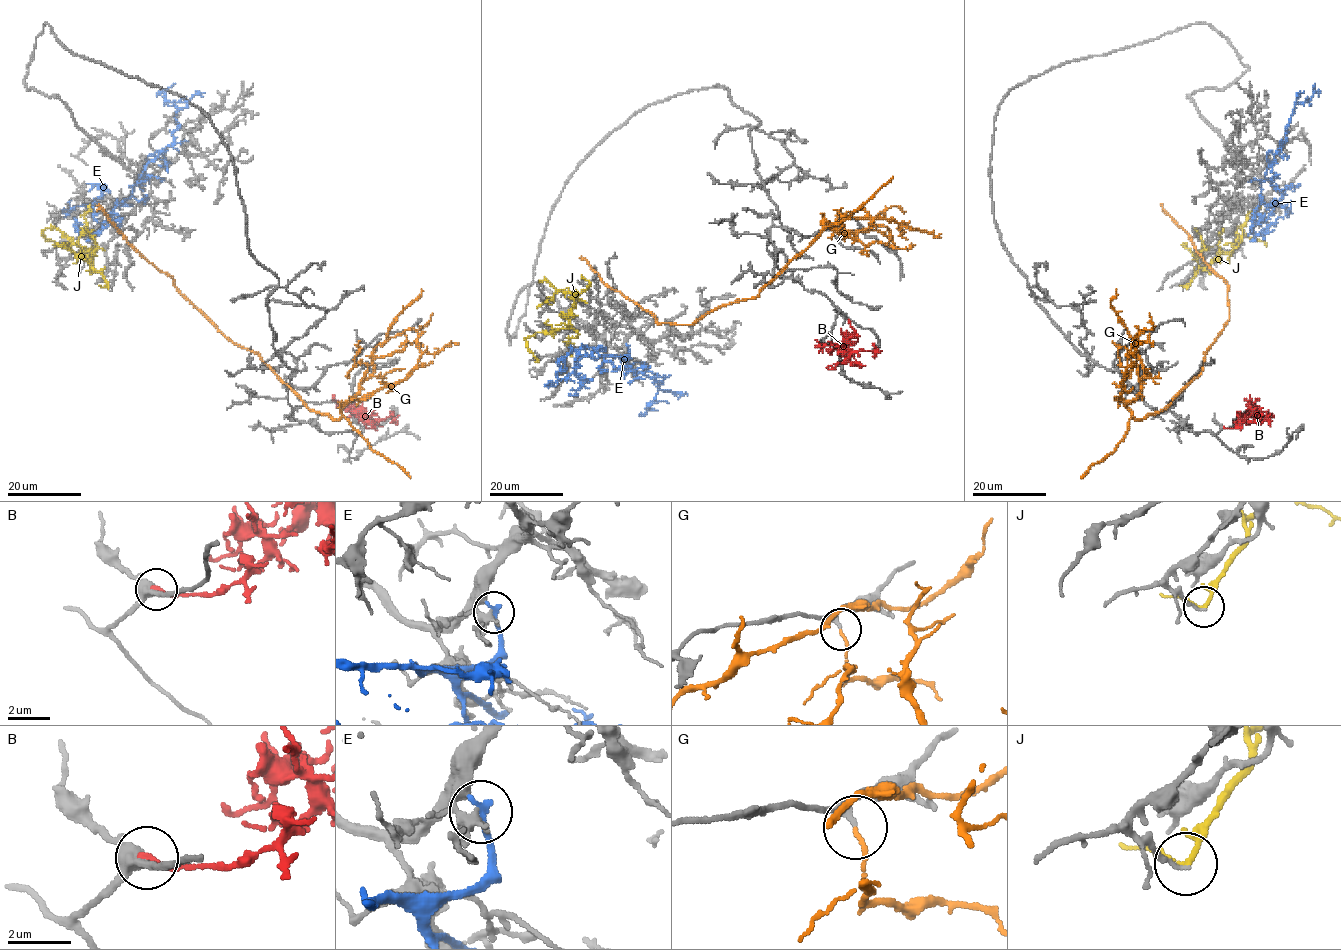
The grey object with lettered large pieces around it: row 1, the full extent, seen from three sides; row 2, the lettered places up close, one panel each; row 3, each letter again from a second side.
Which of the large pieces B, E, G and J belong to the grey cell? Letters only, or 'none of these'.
none of these

